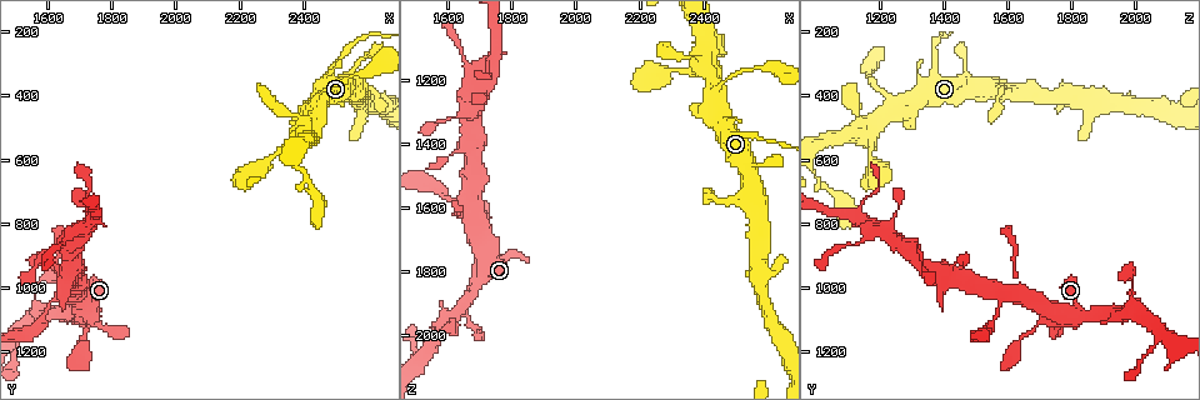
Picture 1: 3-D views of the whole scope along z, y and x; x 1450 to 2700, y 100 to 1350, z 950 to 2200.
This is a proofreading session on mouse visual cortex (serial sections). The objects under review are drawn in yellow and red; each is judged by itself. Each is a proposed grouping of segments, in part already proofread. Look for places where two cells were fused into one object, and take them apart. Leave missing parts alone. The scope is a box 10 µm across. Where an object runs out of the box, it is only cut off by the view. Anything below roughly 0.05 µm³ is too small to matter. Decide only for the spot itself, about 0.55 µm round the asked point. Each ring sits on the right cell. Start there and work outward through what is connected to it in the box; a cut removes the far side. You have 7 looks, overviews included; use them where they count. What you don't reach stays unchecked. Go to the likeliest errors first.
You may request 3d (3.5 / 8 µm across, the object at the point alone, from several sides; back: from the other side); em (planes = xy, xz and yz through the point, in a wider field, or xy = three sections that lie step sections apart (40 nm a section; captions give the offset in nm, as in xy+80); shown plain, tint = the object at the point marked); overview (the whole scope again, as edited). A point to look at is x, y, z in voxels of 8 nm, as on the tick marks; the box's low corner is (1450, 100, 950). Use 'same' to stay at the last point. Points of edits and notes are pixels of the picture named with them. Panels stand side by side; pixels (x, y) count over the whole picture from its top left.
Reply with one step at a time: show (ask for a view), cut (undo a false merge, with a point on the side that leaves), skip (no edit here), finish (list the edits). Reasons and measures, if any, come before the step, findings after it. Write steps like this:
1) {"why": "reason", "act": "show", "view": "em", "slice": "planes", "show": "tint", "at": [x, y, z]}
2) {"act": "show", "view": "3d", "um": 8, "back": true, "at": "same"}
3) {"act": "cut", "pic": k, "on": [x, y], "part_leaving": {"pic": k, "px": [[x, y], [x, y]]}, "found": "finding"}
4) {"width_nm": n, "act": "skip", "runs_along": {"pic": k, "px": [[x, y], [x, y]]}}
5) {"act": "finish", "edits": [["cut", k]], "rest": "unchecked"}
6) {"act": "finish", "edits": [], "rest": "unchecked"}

{"why": "two arms in line, one across", "act": "show", "view": "3d", "um": 8, "at": [2430, 420, 1240]}

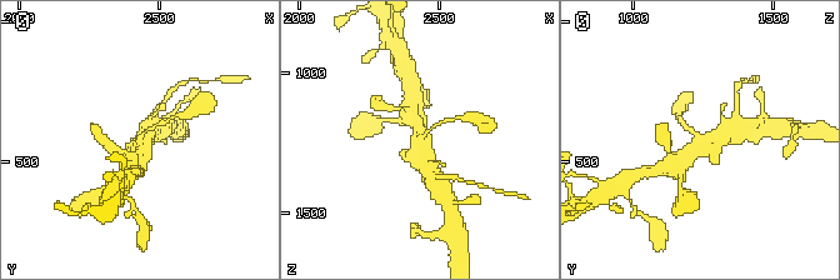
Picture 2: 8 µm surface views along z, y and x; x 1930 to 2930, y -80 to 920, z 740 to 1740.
{"why": "need the tissue", "act": "show", "view": "em", "slice": "xy", "step": 5, "show": "tint", "at": "same"}

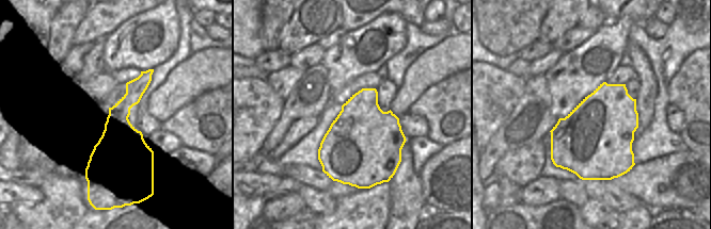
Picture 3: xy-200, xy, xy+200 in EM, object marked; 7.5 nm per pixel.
{"act": "skip", "found": "continuous, no second cell"}

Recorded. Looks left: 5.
{"why": "side arm on a straight run", "act": "show", "view": "3d", "um": 3.5, "at": [1670, 1030, 1610]}

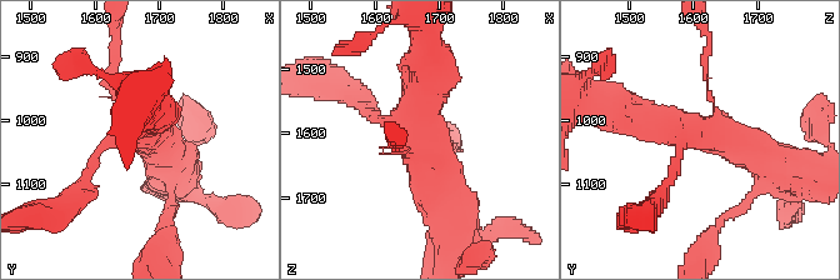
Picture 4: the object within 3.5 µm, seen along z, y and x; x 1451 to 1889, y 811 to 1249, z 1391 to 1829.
{"why": "now the EM", "act": "show", "view": "em", "slice": "planes", "show": "tint", "at": [1680, 1020, 1615]}

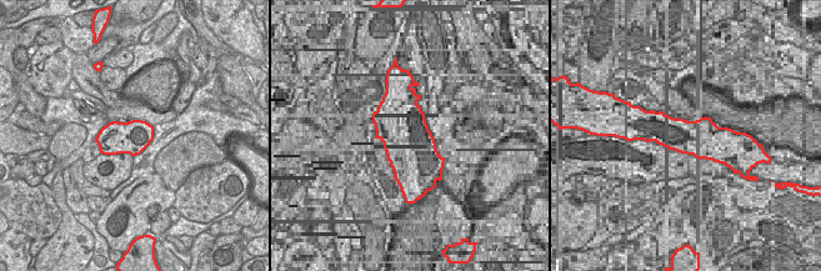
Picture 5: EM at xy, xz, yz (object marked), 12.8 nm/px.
{"act": "skip", "runs_along": {"pic": 4, "px": [[769, 164], [733, 141], [621, 110]]}, "found": "continuous, no second cell"}

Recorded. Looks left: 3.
{"why": "arms part here", "act": "show", "view": "3d", "um": 3.5, "at": [1580, 1070, 1990]}

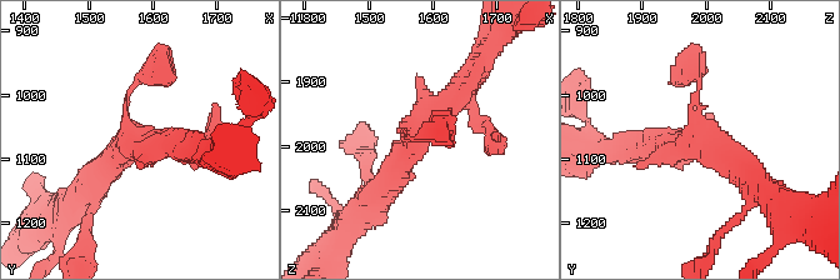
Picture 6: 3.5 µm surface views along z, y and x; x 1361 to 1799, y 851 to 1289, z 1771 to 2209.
{"act": "skip", "runs_along": {"pic": 6, "px": [[469, 80], [415, 129], [373, 195]]}, "found": "one cell here"}

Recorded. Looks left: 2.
{"act": "finish", "edits": [], "rest": "unchecked"}

